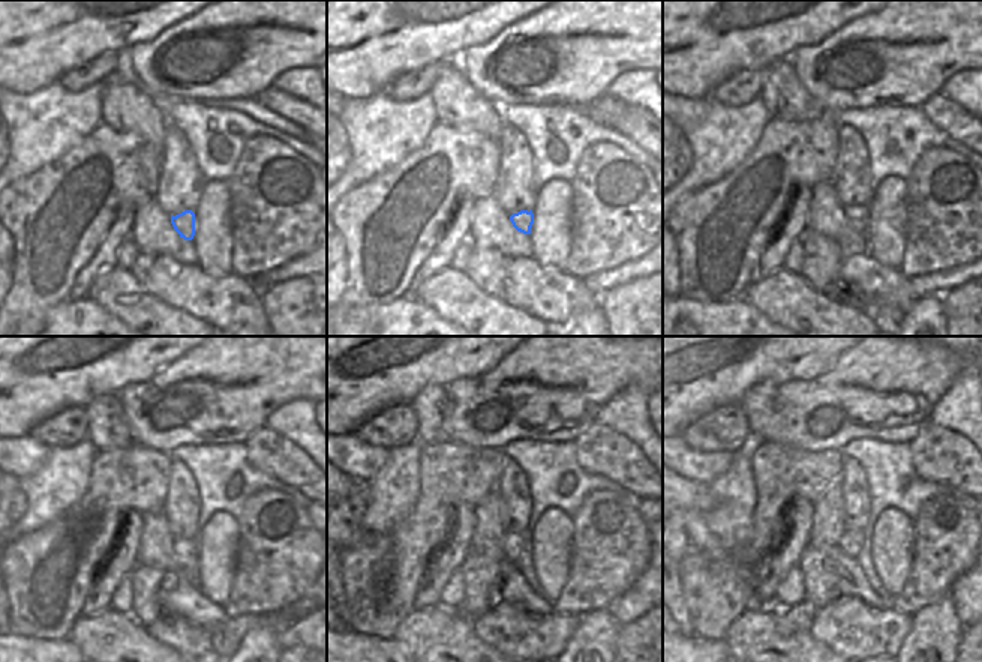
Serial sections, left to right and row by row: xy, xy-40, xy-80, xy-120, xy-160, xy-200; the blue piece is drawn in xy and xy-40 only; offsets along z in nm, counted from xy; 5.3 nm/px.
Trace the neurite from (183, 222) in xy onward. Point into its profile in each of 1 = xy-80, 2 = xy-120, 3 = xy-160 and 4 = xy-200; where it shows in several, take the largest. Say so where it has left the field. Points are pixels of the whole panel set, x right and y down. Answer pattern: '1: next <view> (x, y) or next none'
1: next xy-80 (858, 216)
2: next xy-120 (182, 548)
3: next xy-160 (513, 544)
4: next xy-200 (850, 542)

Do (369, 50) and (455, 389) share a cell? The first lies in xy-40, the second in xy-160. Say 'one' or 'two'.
two

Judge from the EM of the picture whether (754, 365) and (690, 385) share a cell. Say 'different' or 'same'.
same

